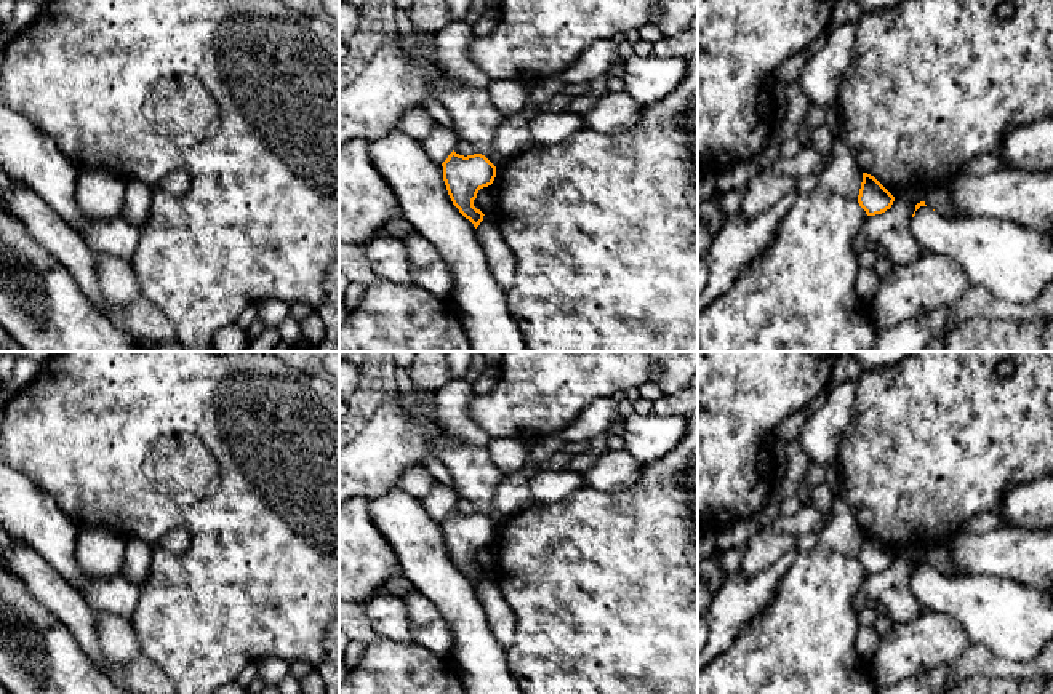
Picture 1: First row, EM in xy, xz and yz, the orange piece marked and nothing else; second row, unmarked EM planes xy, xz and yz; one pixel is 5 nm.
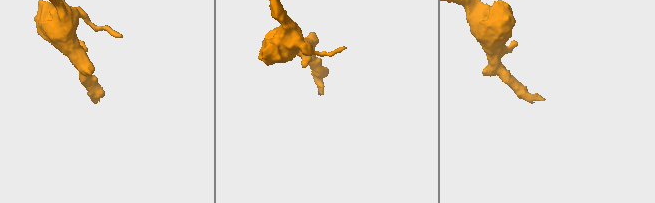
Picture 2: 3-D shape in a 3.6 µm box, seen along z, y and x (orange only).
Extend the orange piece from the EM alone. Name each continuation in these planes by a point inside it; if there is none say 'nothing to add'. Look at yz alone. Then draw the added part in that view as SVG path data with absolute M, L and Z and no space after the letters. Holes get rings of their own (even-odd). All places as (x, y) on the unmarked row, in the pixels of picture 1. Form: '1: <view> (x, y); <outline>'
1: yz (1013, 621); M920 564L911 592L925 611L955 619L971 644L1015 660L1034 660L1053 638L1053 593L989 574L944 576Z

